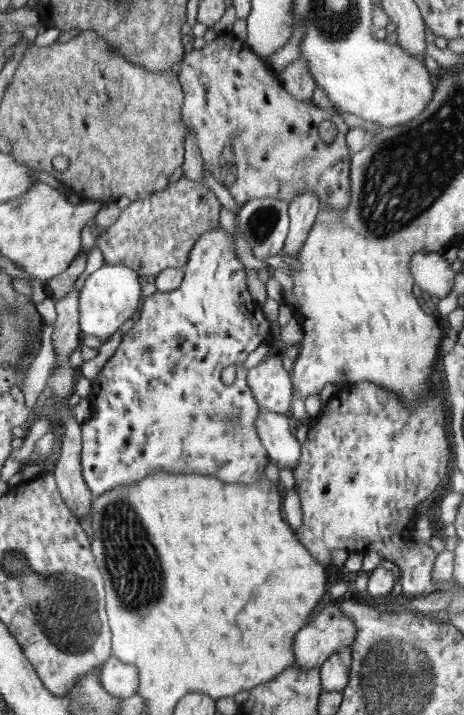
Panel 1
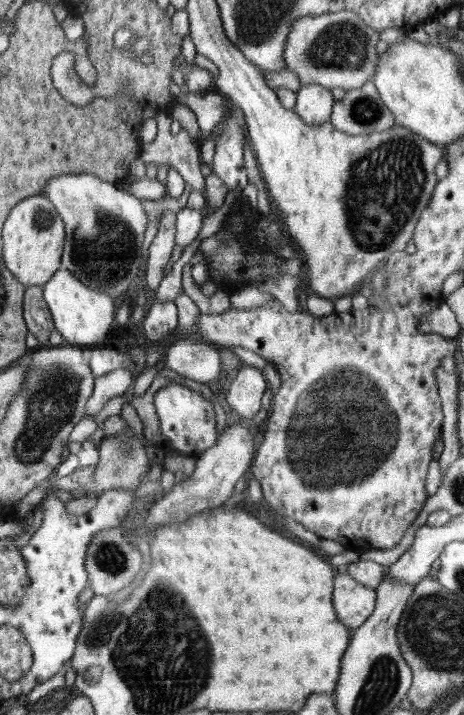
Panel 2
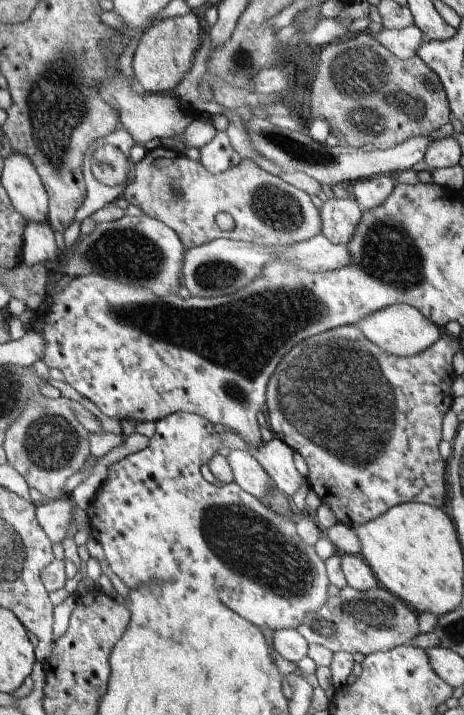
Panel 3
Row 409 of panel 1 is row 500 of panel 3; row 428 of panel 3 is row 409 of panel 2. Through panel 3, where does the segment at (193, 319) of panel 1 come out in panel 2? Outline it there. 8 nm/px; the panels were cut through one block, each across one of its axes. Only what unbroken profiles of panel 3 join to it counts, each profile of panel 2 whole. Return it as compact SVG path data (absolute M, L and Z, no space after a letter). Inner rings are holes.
M169 384L165 388L159 388L153 396L155 412L159 418L159 428L163 438L167 438L167 444L175 454L183 456L197 456L197 452L205 452L217 442L217 432L215 432L215 412L209 402L201 398L201 394L187 390L185 386L179 384Z

